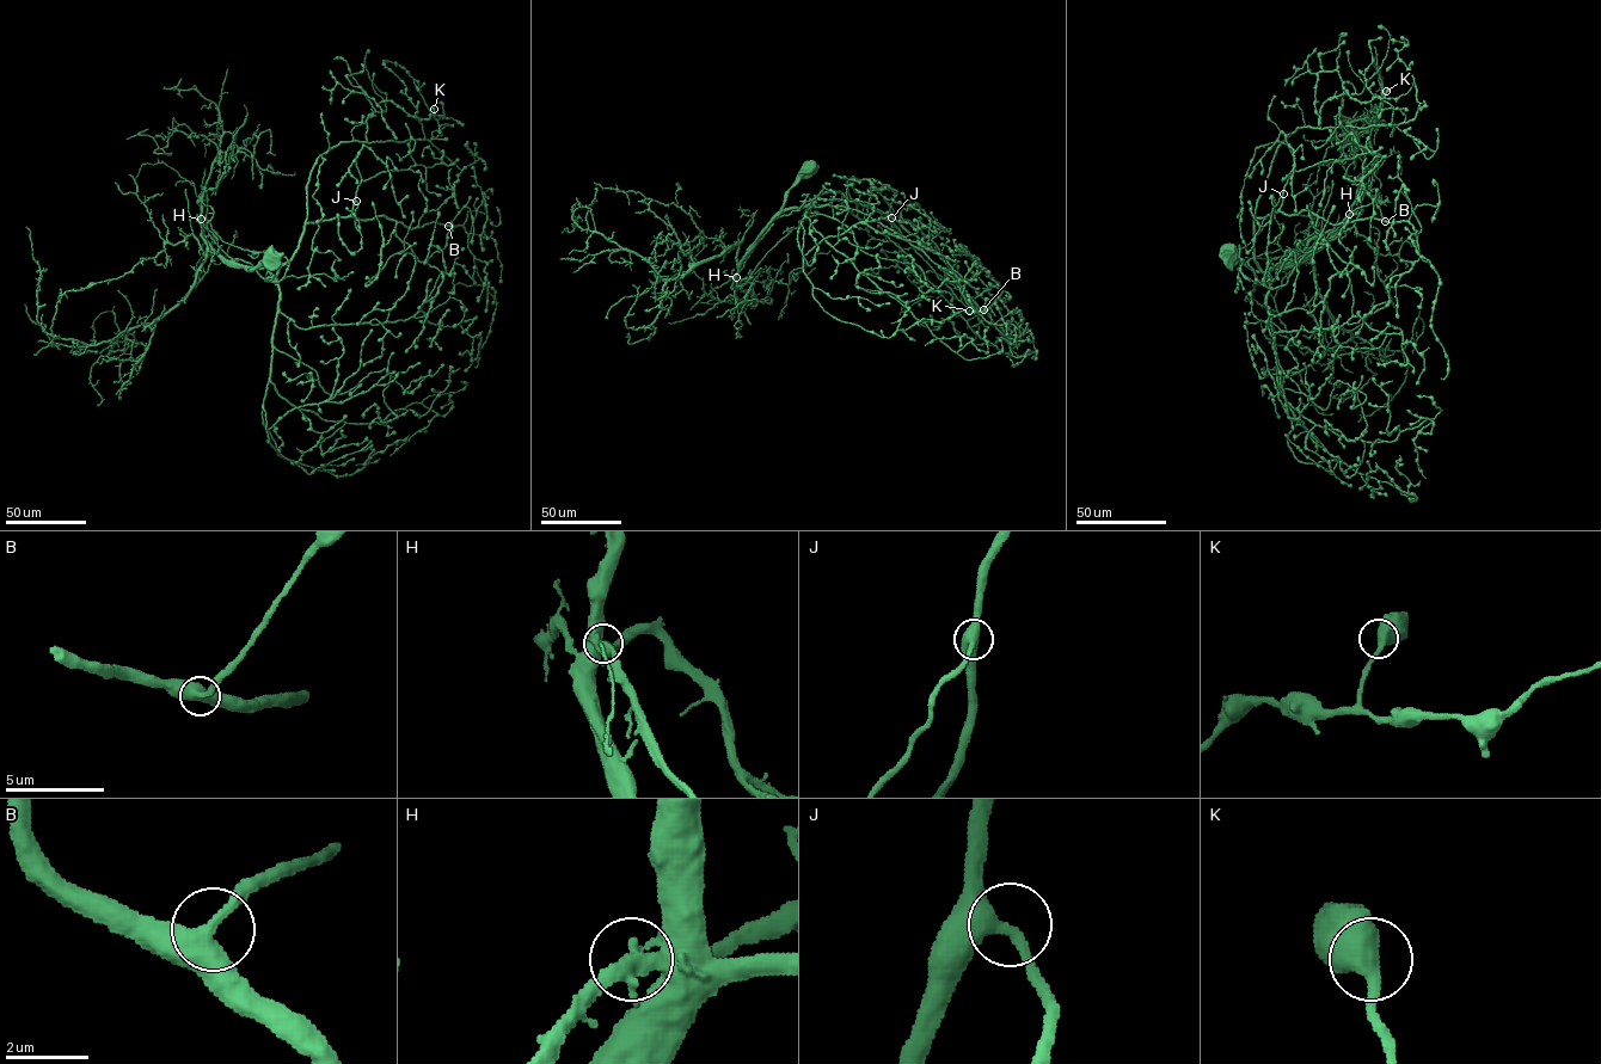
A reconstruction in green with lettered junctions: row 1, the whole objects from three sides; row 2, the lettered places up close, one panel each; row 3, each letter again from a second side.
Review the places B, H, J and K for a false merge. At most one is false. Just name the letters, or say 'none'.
none

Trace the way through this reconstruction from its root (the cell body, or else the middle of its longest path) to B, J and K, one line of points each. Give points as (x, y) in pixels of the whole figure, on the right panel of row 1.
B: (1231, 257), (1276, 269), (1268, 276), (1255, 257), (1253, 221), (1271, 213), (1385, 221)
J: (1231, 257), (1255, 271), (1276, 269), (1270, 269), (1268, 276), (1255, 259), (1253, 221), (1276, 213), (1283, 194)
K: (1231, 257), (1276, 269), (1255, 259), (1253, 221), (1276, 148), (1355, 93), (1344, 81), (1360, 102), (1386, 91)

